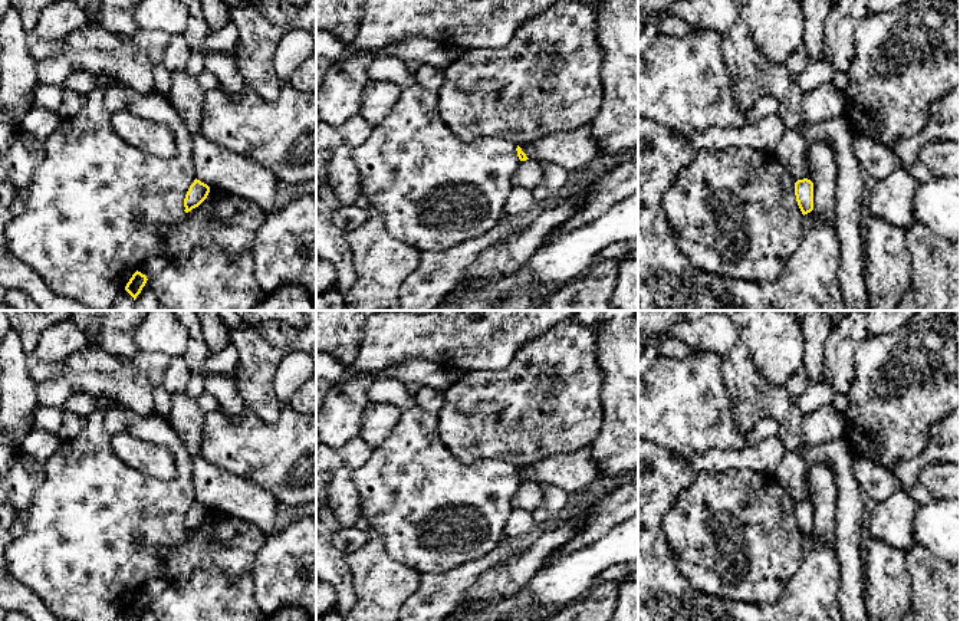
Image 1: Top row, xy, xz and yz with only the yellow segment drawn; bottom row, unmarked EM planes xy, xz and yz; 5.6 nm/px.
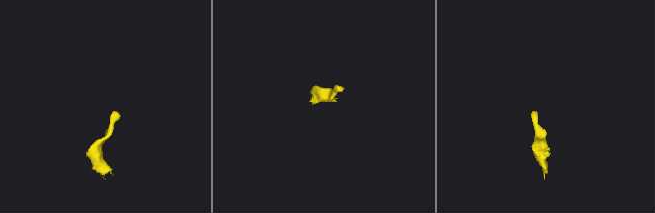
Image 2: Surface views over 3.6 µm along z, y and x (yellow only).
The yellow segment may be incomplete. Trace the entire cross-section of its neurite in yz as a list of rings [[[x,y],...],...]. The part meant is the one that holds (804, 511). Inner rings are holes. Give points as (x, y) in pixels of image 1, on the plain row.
[[[808,500],[795,505],[795,518],[802,536],[813,532],[813,505]]]

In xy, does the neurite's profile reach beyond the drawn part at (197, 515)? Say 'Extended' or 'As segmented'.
As segmented

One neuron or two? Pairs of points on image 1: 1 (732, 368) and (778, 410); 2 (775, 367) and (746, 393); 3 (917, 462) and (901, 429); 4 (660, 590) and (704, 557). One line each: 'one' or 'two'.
1: one
2: two
3: two
4: two

